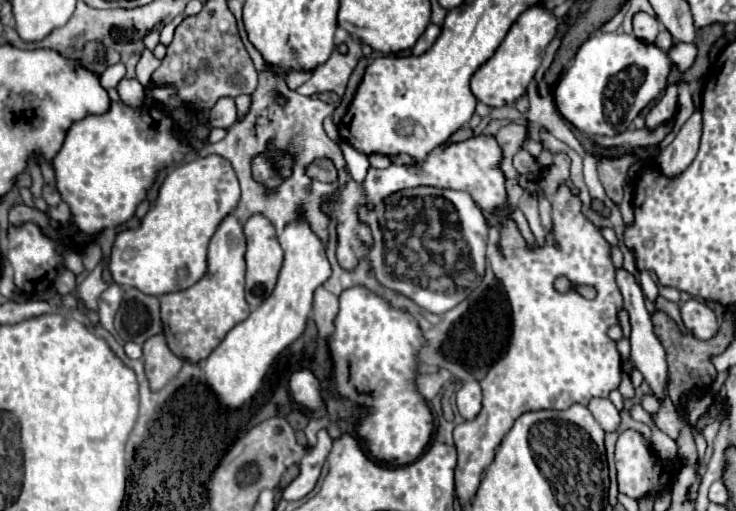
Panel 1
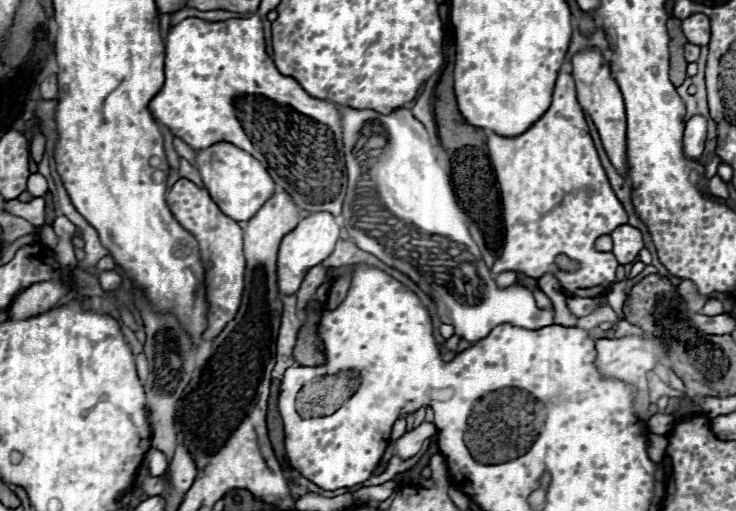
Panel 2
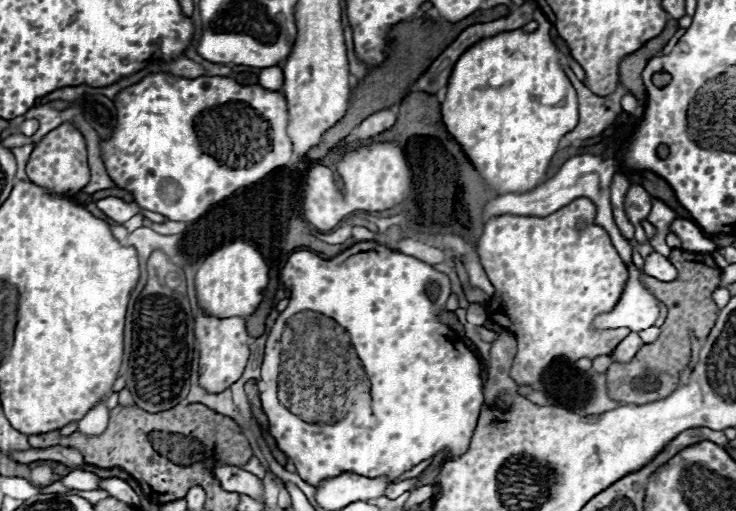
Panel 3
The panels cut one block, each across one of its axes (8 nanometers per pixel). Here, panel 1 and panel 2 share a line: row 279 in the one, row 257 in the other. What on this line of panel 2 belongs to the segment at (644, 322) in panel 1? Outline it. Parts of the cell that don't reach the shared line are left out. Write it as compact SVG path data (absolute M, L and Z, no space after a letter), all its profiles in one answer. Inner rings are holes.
M622 224L620 228L616 228L612 234L612 240L614 240L614 256L618 258L620 264L628 264L628 262L634 262L638 252L644 248L644 242L642 242L642 234L638 228L630 226L630 224Z

